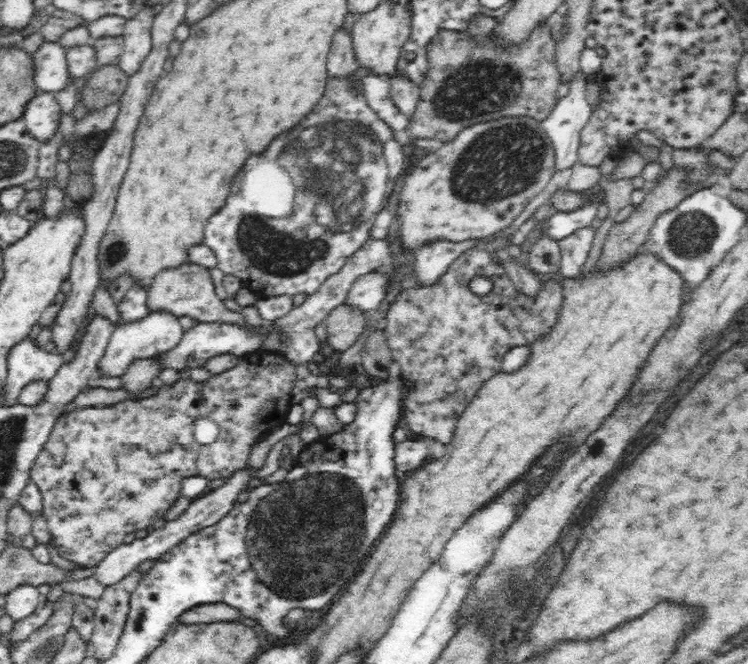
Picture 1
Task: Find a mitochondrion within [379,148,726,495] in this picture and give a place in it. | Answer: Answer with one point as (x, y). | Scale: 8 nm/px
(690, 234)

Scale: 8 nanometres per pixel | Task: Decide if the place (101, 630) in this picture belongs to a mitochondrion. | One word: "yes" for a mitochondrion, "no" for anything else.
no

